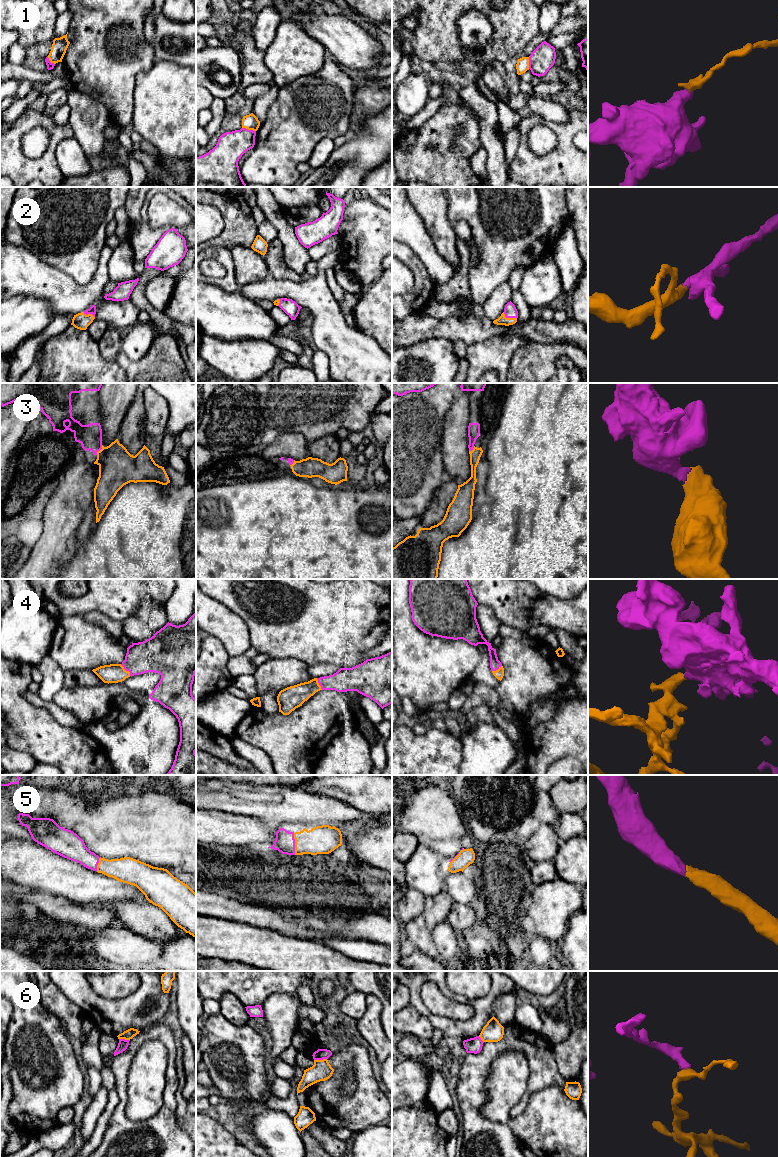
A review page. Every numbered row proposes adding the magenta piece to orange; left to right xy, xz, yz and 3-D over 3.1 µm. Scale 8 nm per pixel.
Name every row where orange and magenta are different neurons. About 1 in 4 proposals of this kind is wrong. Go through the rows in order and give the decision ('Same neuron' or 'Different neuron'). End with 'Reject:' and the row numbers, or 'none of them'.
1: Different neuron
2: Same neuron
3: Same neuron
4: Same neuron
5: Same neuron
6: Different neuron
Reject: 1, 6

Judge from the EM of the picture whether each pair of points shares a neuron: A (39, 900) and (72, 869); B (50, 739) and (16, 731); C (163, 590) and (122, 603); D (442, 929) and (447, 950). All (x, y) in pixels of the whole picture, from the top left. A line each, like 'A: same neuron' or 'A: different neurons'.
A: different neurons
B: same neuron
C: different neurons
D: same neuron

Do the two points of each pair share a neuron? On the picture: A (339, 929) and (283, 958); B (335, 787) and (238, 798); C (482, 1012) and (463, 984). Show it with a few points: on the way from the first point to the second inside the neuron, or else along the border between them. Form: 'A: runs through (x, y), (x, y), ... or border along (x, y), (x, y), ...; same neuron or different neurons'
A: border along (292, 936), (315, 940), (337, 950); different neurons
B: border along (295, 787), (331, 796); different neurons
C: border along (455, 993), (460, 993), (472, 1000); different neurons

